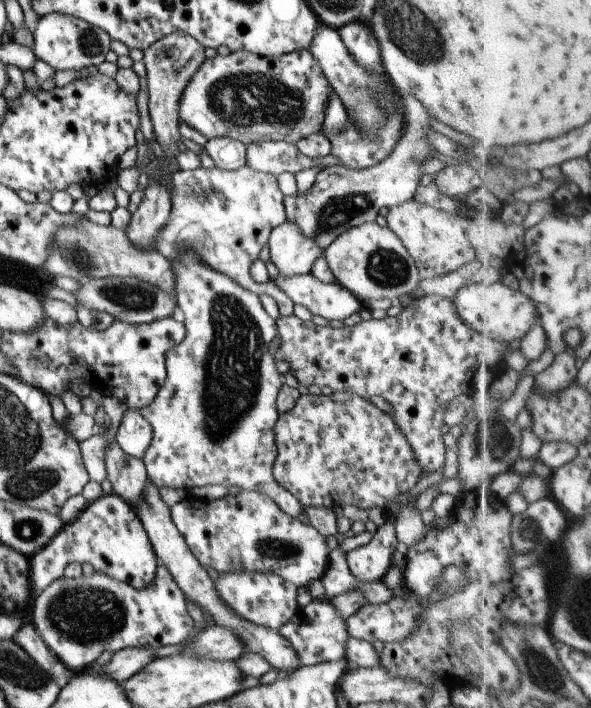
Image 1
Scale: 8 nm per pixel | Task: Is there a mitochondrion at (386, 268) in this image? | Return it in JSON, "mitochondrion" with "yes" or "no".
{"mitochondrion":"yes"}

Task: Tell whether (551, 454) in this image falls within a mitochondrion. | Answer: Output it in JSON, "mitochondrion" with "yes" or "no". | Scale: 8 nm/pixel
{"mitochondrion":"no"}

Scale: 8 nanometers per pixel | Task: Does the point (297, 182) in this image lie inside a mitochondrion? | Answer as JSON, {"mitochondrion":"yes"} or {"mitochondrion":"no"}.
{"mitochondrion":"no"}

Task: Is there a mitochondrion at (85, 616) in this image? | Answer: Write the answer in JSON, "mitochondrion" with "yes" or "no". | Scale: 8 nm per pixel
{"mitochondrion":"yes"}

